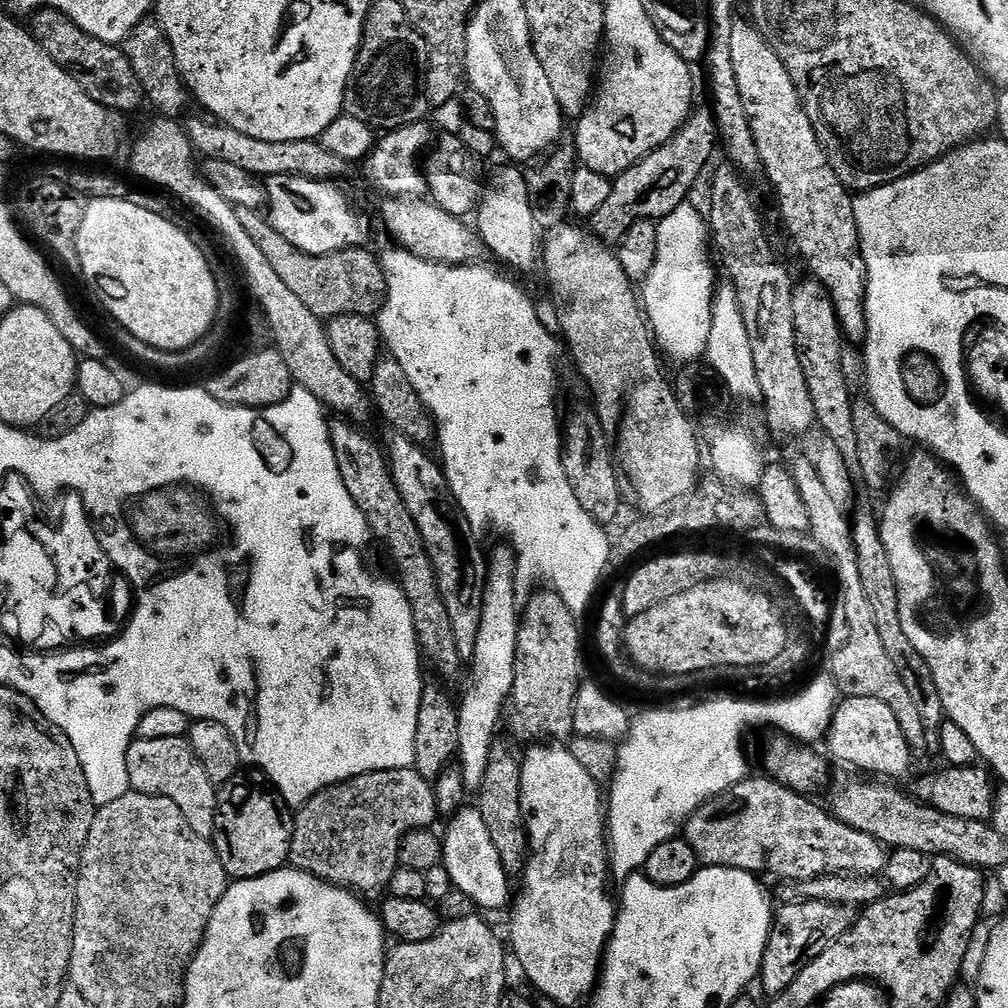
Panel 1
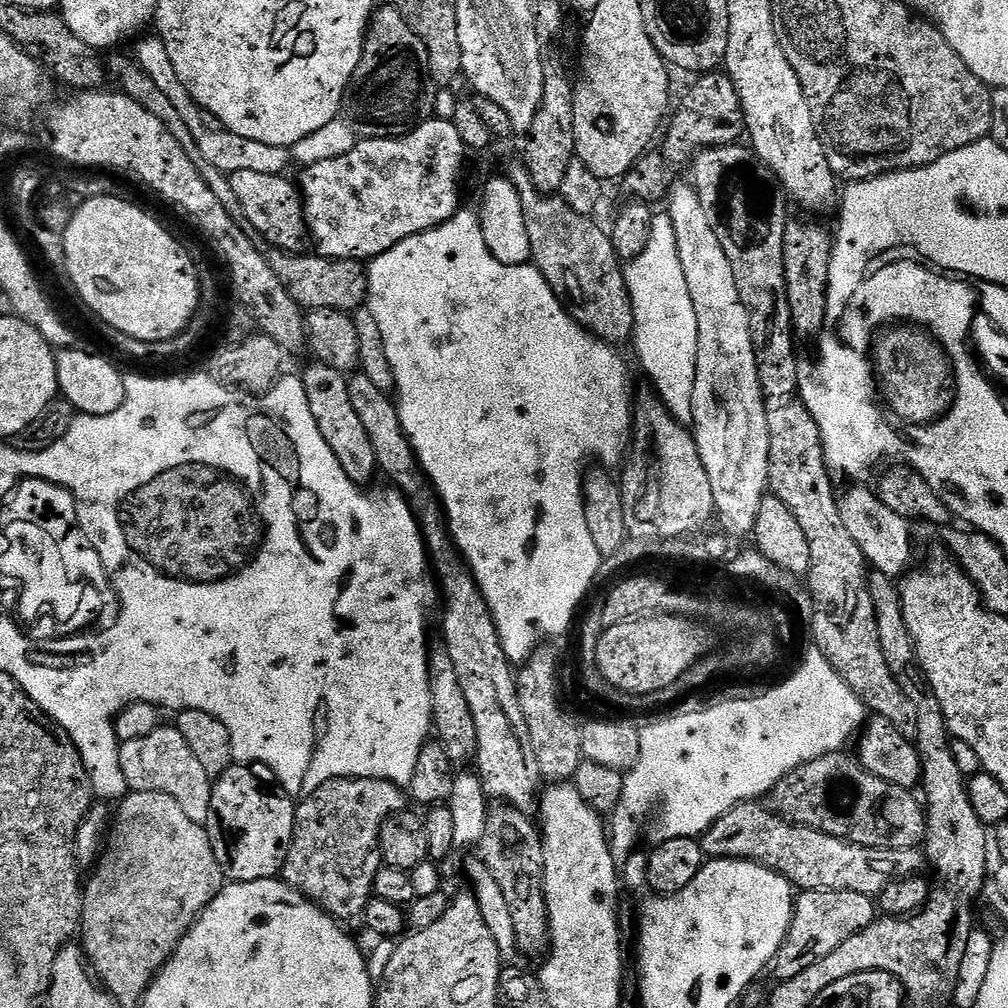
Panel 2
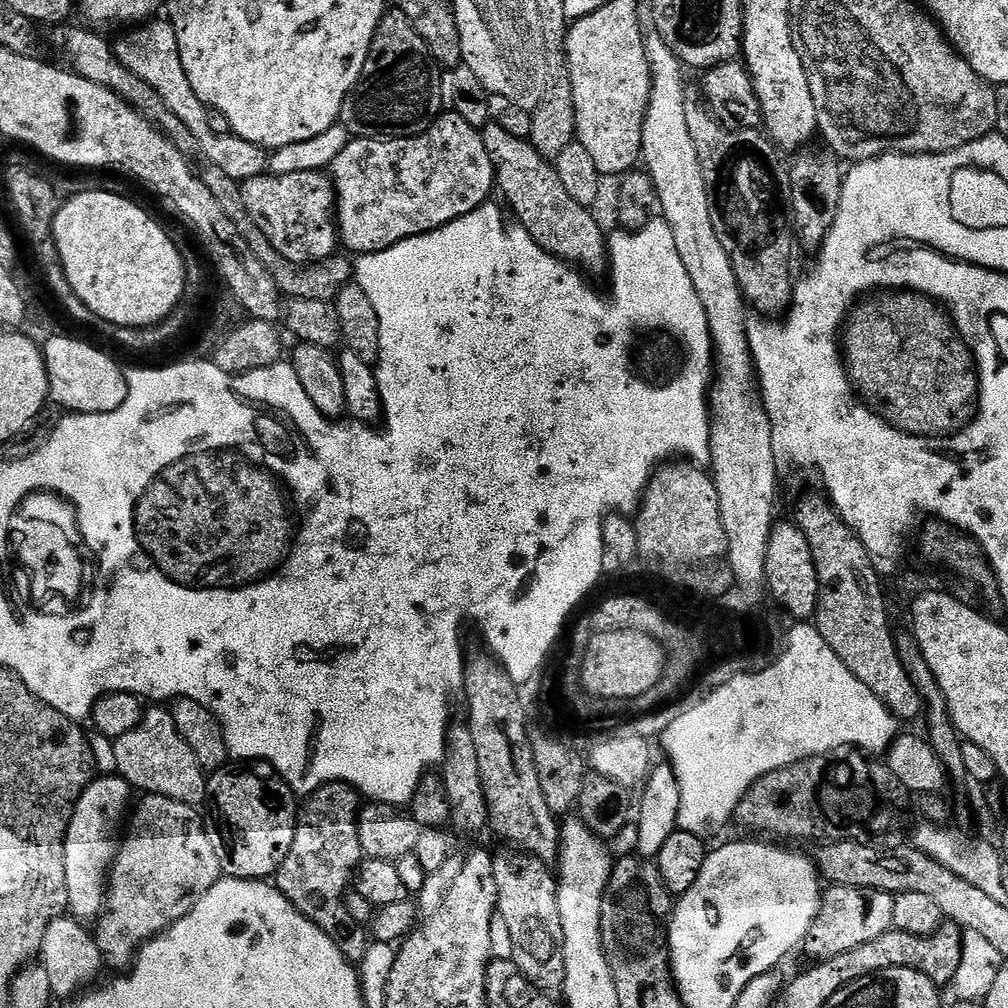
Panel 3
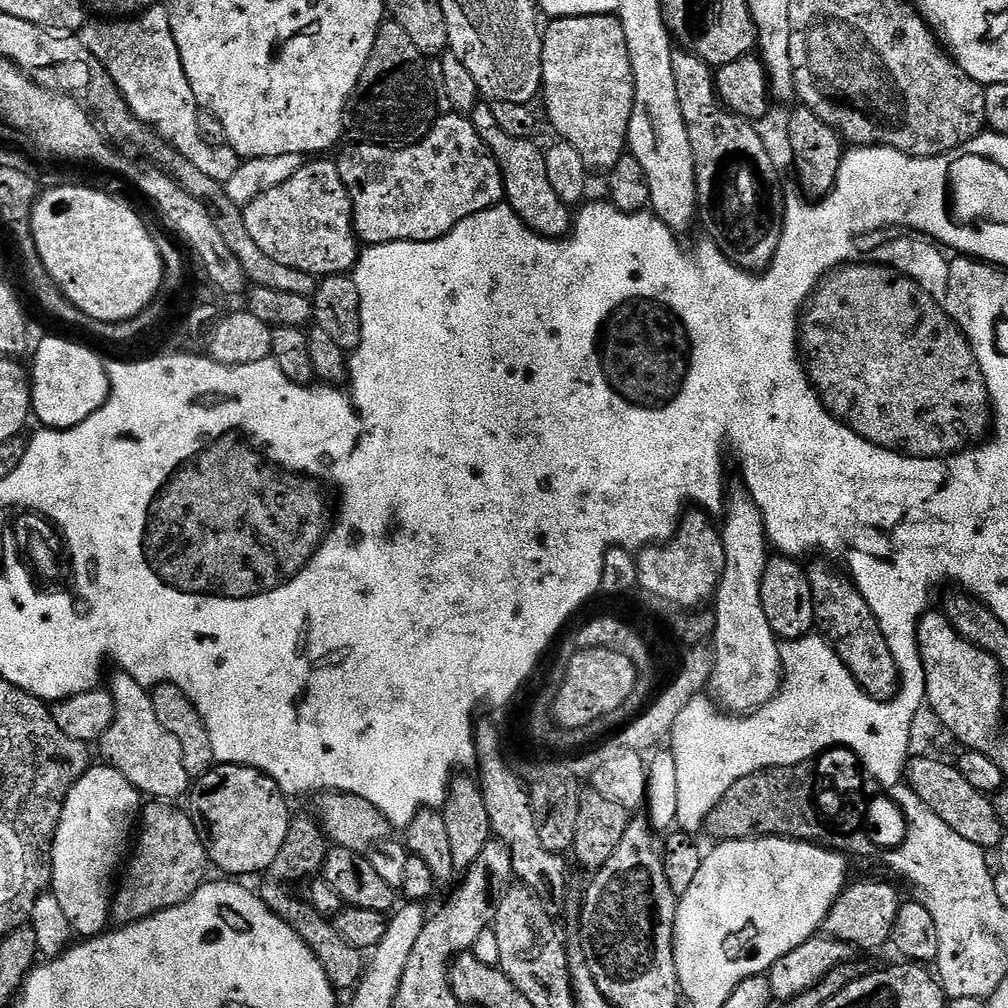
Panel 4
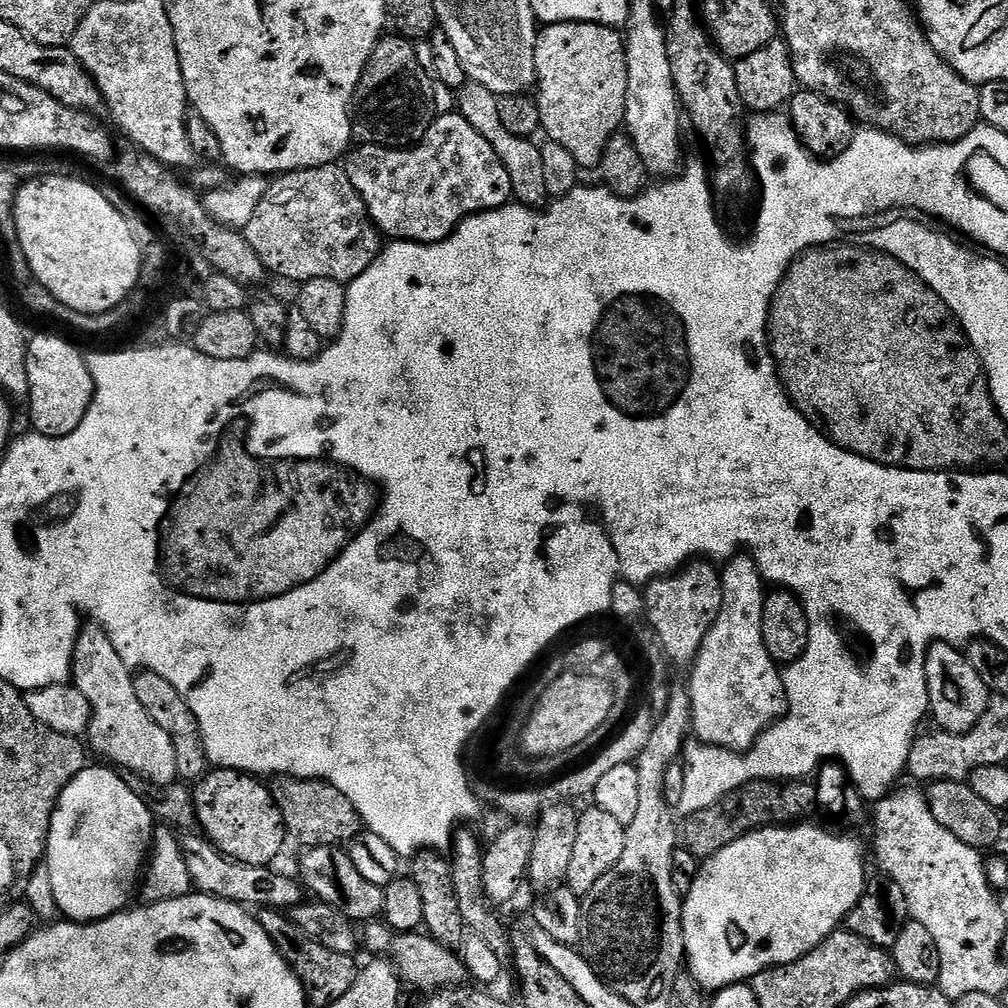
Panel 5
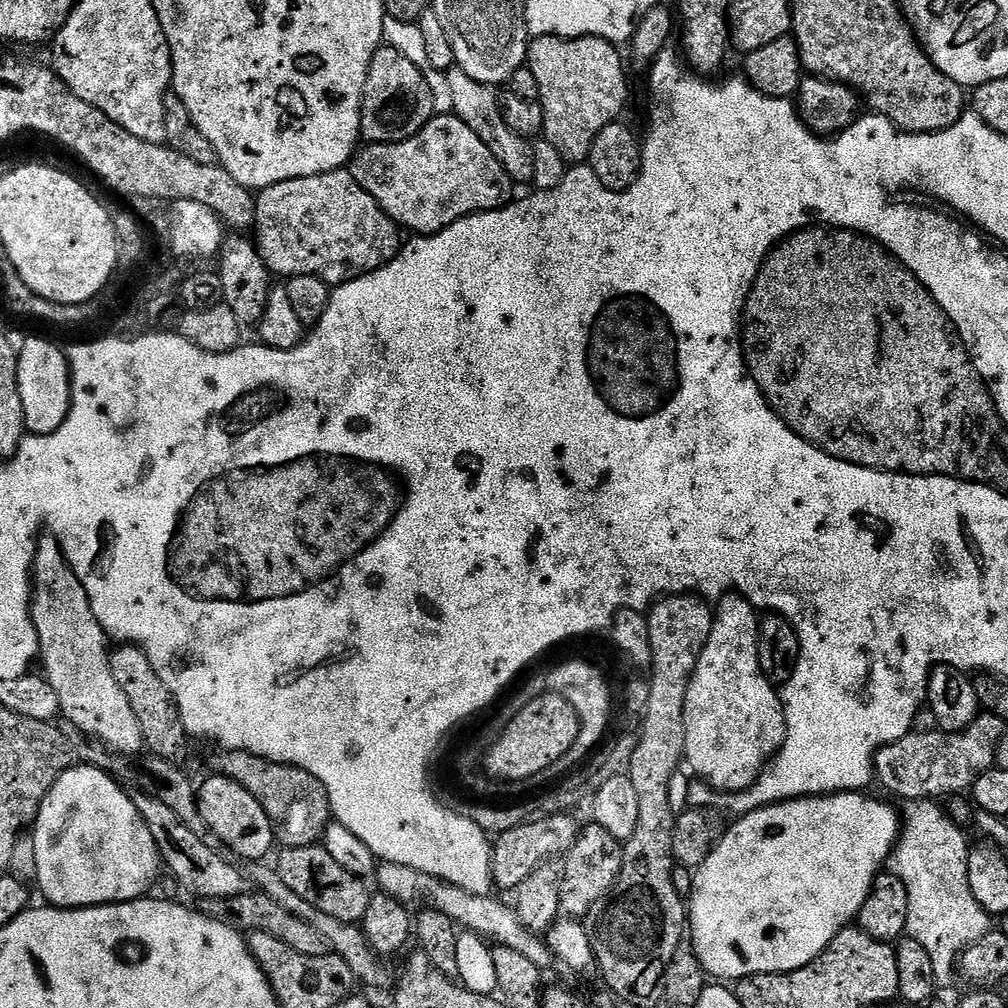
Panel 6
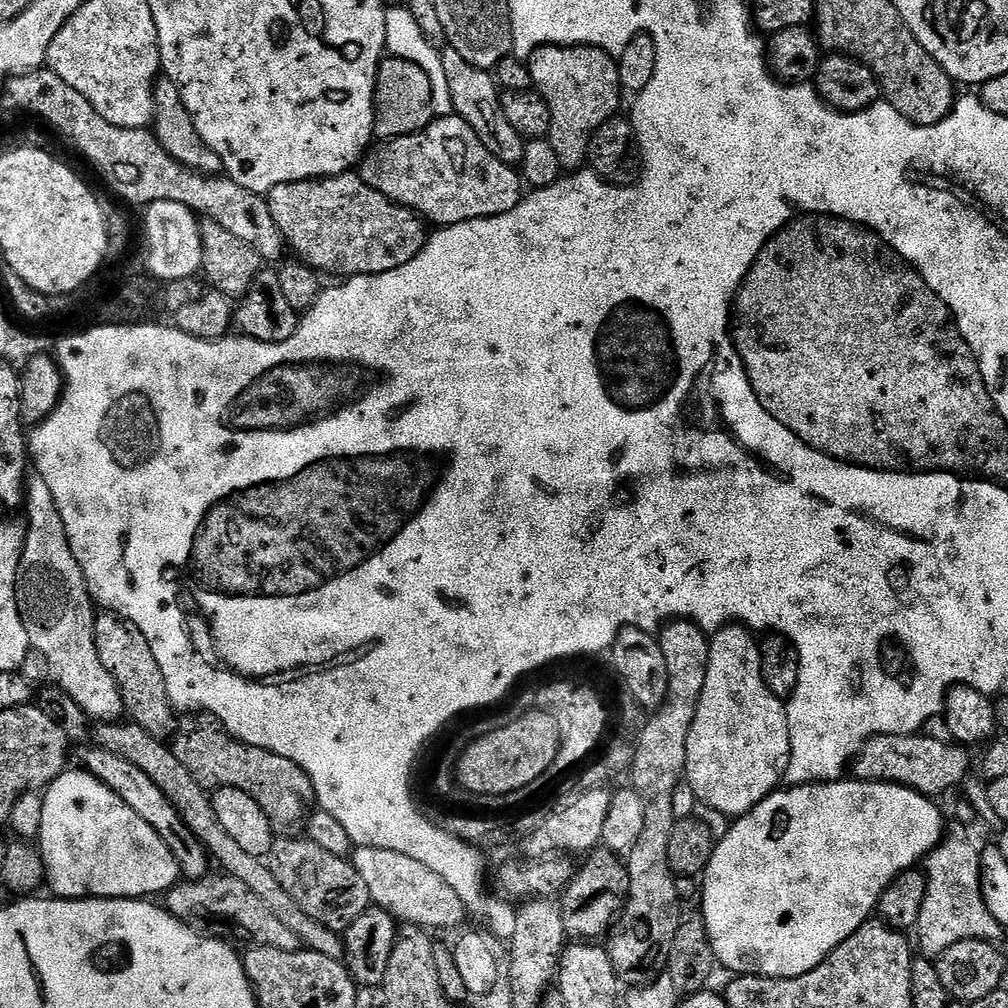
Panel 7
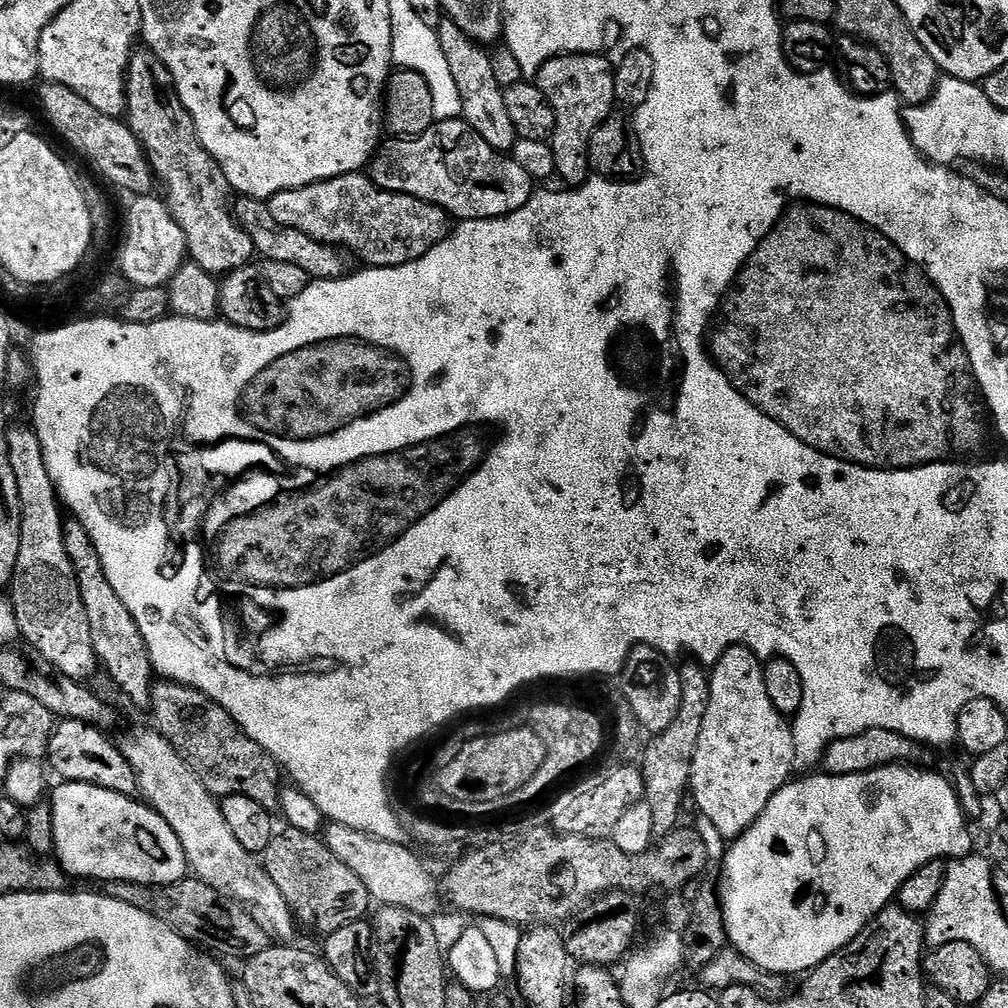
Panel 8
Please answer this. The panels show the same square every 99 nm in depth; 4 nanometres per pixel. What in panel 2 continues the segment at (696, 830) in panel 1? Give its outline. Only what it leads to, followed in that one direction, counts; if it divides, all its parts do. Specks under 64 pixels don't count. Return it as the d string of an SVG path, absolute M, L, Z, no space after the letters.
M764 802L734 806L702 837L704 855L722 860L752 860L785 876L806 892L853 892L876 898L896 880L923 873L926 856L915 848L871 848L793 822Z

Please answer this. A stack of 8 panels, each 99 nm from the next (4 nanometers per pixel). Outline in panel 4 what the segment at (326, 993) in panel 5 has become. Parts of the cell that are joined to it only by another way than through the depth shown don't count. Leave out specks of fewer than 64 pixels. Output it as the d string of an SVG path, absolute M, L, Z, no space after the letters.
M297 815L293 819L290 830L286 834L286 842L282 842L282 850L278 850L278 858L274 858L274 862L268 867L266 873L267 879L272 879L276 884L262 885L258 888L258 895L266 902L271 912L278 914L278 918L282 918L282 922L289 924L302 938L302 942L306 942L306 946L316 955L318 962L322 962L332 987L337 990L343 990L343 988L352 990L359 984L366 967L366 960L361 949L347 944L342 934L338 934L335 927L325 917L318 915L309 904L304 903L299 895L291 896L287 886L284 885L287 880L304 882L315 877L323 869L324 859L328 857L329 841L324 831L320 829L319 823L311 815L308 816Z

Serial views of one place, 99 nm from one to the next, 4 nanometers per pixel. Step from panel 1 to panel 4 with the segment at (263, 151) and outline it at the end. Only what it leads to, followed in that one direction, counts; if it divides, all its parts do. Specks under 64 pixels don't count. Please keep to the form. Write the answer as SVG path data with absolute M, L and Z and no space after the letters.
M153 6L131 18L116 18L111 22L113 24L85 23L82 39L94 58L109 72L130 110L207 177L222 185L230 182L242 157L227 146L215 148L207 144L196 129L198 105L182 70L178 42L174 42L167 10Z

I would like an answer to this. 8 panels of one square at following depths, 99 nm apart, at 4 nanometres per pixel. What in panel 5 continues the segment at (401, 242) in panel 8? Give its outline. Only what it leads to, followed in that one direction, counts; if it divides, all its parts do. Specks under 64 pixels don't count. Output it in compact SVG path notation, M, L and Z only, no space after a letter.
M339 163L283 173L266 190L265 197L254 210L243 233L271 275L273 272L284 280L297 282L310 279L334 279L341 282L357 280L380 257L382 251L382 233L372 221L366 202L362 202L358 190L354 190L354 182L350 182L347 167Z

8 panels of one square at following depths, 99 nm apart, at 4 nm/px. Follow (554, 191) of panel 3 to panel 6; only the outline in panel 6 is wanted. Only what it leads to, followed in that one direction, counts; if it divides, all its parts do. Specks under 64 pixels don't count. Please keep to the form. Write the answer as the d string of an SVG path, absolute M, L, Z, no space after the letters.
M458 66L447 73L446 79L448 79L448 92L452 95L451 111L465 120L489 144L499 158L500 165L506 169L517 185L524 184L527 180L528 183L535 181L534 147L525 137L510 130L510 126L504 121L500 109L501 97L497 89L470 78L470 74L466 74Z

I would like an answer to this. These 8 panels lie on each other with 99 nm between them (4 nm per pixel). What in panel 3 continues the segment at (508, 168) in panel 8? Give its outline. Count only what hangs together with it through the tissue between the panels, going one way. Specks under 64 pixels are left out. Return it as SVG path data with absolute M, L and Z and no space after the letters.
M444 118L448 120L437 119L429 124L426 131L418 136L408 136L405 140L362 140L359 138L349 139L348 145L334 158L330 167L330 179L332 187L336 193L336 206L334 209L334 219L338 225L338 240L341 245L344 244L350 251L356 252L360 256L369 256L371 252L384 252L388 248L393 248L398 242L409 240L415 236L421 236L427 232L438 230L474 210L478 210L482 205L489 203L491 192L494 192L494 173L492 163L486 154L484 146L484 137L475 128L471 128L465 120L455 118Z

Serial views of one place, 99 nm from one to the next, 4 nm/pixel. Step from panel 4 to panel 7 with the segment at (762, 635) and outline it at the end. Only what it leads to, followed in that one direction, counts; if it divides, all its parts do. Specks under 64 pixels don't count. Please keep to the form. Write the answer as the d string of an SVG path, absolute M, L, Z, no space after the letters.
M733 622L715 633L708 646L706 682L702 686L700 701L696 703L694 722L686 742L686 784L692 787L693 794L706 807L724 816L739 818L781 787L791 753L788 708L781 697L769 690L762 678L762 658L757 637L749 629Z

